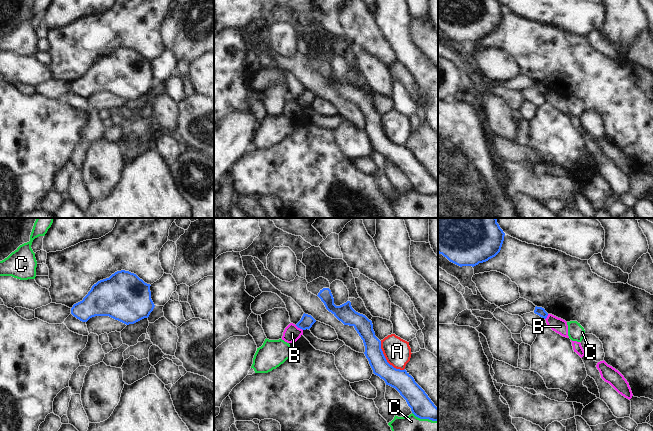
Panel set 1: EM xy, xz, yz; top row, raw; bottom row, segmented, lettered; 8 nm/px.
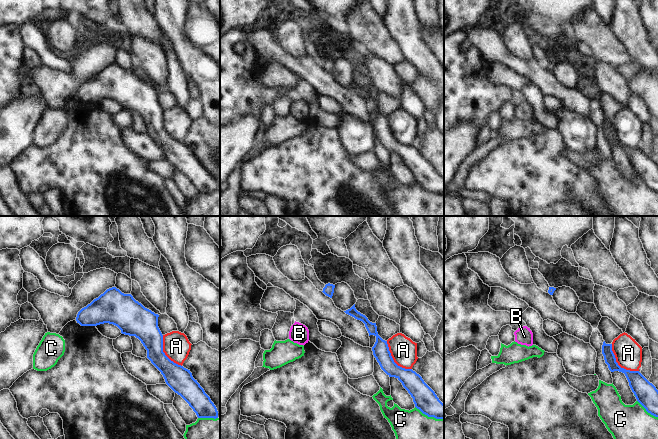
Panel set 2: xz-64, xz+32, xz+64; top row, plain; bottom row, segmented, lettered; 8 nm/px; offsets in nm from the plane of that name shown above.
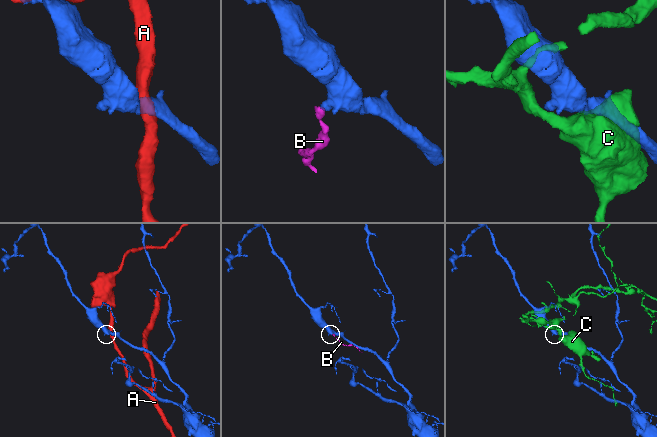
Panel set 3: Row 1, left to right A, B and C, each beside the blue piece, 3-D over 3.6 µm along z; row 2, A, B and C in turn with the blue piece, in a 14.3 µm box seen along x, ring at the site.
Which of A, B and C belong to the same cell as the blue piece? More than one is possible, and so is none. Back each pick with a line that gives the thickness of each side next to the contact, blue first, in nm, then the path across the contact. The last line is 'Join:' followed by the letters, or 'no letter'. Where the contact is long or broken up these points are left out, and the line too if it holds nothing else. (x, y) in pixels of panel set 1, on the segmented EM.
Join: no letter

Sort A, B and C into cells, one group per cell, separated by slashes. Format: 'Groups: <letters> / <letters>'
Groups: A / B / C.

